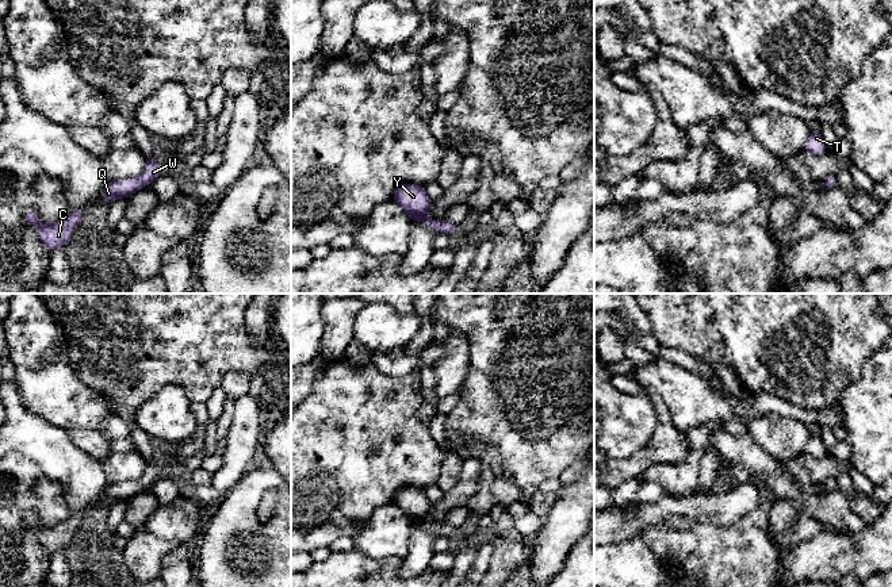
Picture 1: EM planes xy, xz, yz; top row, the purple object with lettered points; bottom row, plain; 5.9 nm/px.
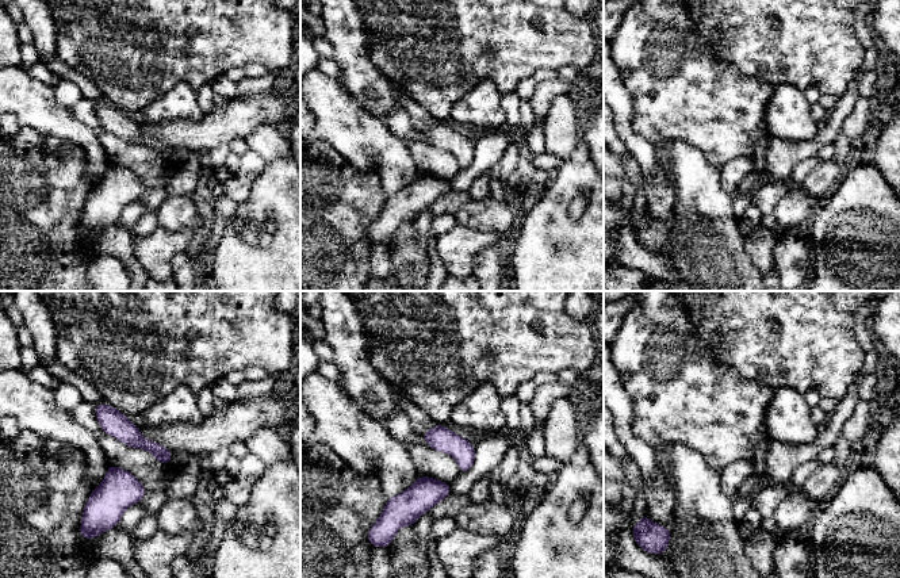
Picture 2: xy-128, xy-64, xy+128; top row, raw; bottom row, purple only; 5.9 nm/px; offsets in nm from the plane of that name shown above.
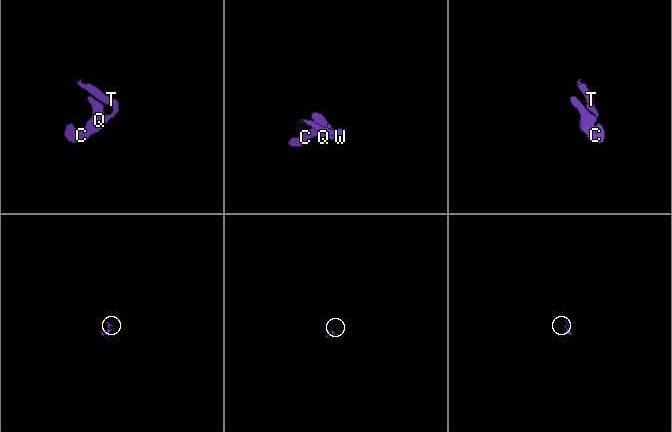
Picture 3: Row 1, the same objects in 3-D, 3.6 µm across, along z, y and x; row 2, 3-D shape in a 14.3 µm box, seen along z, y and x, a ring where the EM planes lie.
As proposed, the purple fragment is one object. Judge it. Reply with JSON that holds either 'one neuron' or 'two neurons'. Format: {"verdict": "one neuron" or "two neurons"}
{"verdict": "one neuron"}

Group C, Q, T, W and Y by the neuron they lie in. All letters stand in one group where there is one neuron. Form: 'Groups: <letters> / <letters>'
Groups: C Q T W Y

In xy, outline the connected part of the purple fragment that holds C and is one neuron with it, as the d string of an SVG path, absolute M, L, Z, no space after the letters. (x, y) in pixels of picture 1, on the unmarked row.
M28 513L24 525L37 530L42 548L51 555L65 549L70 544L76 529L84 521L85 515L83 513L76 513L58 525L45 527L38 522L34 513Z

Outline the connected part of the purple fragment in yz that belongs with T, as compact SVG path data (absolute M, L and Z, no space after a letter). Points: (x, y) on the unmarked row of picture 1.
M811 434L807 442L805 453L815 459L822 459L827 453L820 434Z

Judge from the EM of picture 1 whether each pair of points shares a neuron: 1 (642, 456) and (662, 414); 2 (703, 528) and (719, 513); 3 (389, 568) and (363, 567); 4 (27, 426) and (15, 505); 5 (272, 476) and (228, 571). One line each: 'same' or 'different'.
1: same
2: different
3: same
4: different
5: same

